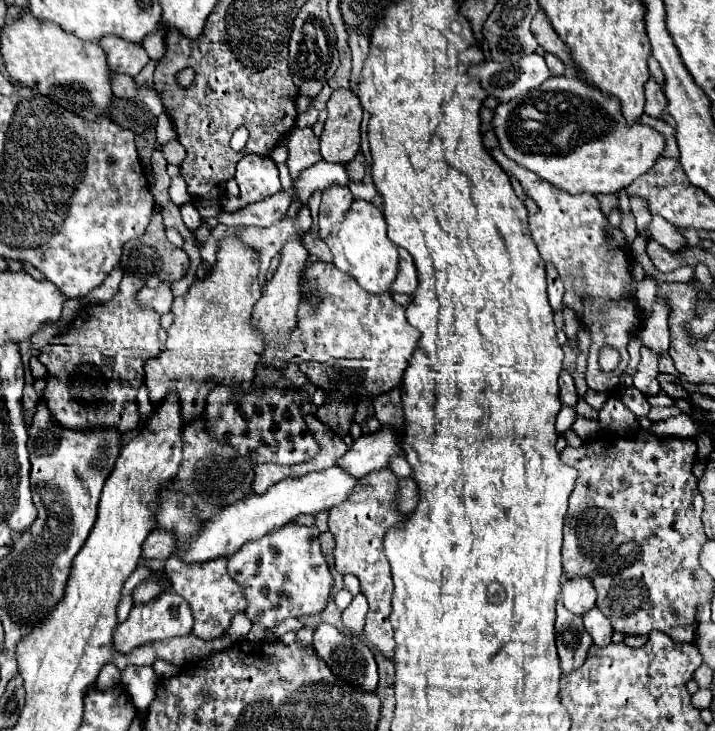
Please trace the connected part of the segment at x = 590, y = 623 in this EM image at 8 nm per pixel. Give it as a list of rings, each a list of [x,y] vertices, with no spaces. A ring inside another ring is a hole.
[[[593,608],[587,614],[583,614],[583,624],[585,624],[585,630],[591,634],[595,646],[611,644],[613,628],[611,628],[609,620],[599,612],[599,608]]]

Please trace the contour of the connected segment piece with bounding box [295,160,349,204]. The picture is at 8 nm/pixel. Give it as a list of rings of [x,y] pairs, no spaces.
[[[319,160],[315,166],[301,172],[301,176],[295,180],[297,198],[305,204],[307,198],[315,190],[327,190],[331,186],[349,186],[347,170],[341,164],[331,164]]]

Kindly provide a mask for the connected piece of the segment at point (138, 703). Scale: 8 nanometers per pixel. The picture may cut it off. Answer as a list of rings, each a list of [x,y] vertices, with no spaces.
[[[151,666],[127,668],[125,672],[121,673],[121,682],[125,686],[125,690],[131,694],[135,708],[147,710],[149,702],[155,698],[155,686],[157,686],[157,678],[153,674],[153,668]]]

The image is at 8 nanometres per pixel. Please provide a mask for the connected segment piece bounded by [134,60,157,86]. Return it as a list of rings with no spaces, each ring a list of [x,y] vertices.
[[[150,60],[146,66],[141,70],[141,72],[135,76],[135,82],[137,84],[143,84],[147,86],[153,85],[153,73],[155,71],[157,62]]]

